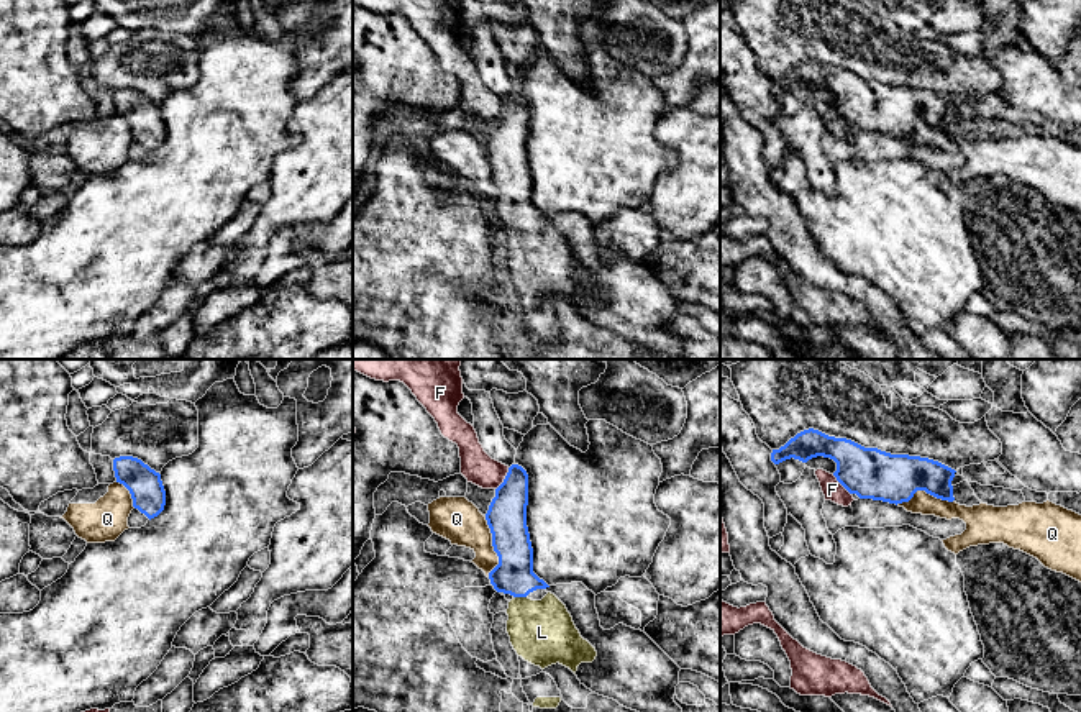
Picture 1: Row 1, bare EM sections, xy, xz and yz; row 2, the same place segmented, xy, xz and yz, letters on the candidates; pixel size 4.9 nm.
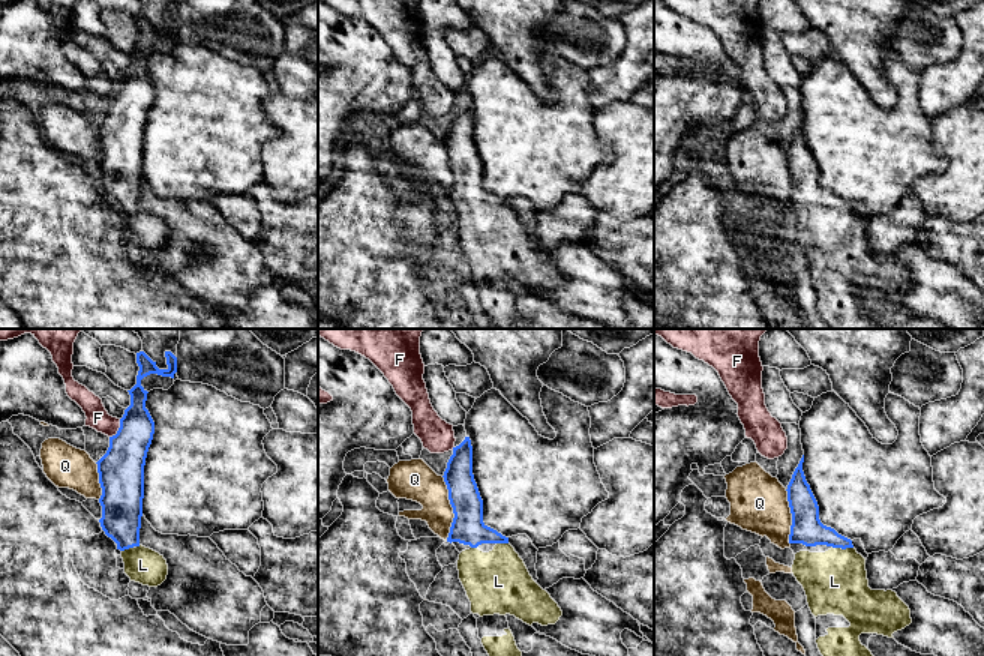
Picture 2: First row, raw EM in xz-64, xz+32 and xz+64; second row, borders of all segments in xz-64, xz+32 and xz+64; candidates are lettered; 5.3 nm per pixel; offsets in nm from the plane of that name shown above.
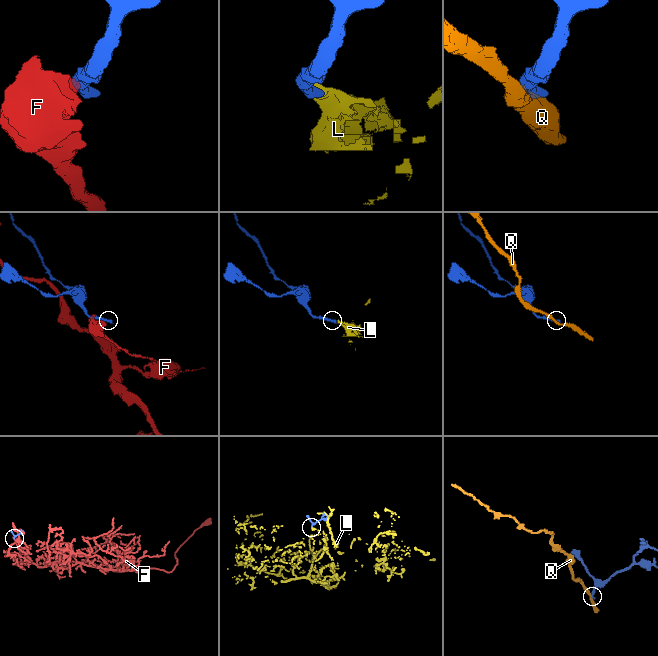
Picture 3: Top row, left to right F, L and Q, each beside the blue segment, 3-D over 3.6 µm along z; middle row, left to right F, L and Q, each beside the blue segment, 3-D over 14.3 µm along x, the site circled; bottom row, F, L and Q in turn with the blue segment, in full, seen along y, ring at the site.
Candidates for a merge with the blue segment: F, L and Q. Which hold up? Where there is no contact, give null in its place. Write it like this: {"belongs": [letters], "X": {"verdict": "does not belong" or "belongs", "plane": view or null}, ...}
{"belongs": ["L"], "F": {"verdict": "does not belong", "plane": "xz"}, "L": {"verdict": "belongs", "plane": "xz"}, "Q": {"verdict": "does not belong", "plane": "xz"}}

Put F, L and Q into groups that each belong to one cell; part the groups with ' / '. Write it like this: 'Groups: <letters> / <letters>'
Groups: F / L / Q

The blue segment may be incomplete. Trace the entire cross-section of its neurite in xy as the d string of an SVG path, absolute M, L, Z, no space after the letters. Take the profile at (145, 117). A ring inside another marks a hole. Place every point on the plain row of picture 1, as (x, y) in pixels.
M133 89L115 90L113 103L116 115L130 123L133 139L149 153L164 143L166 123L159 105Z

